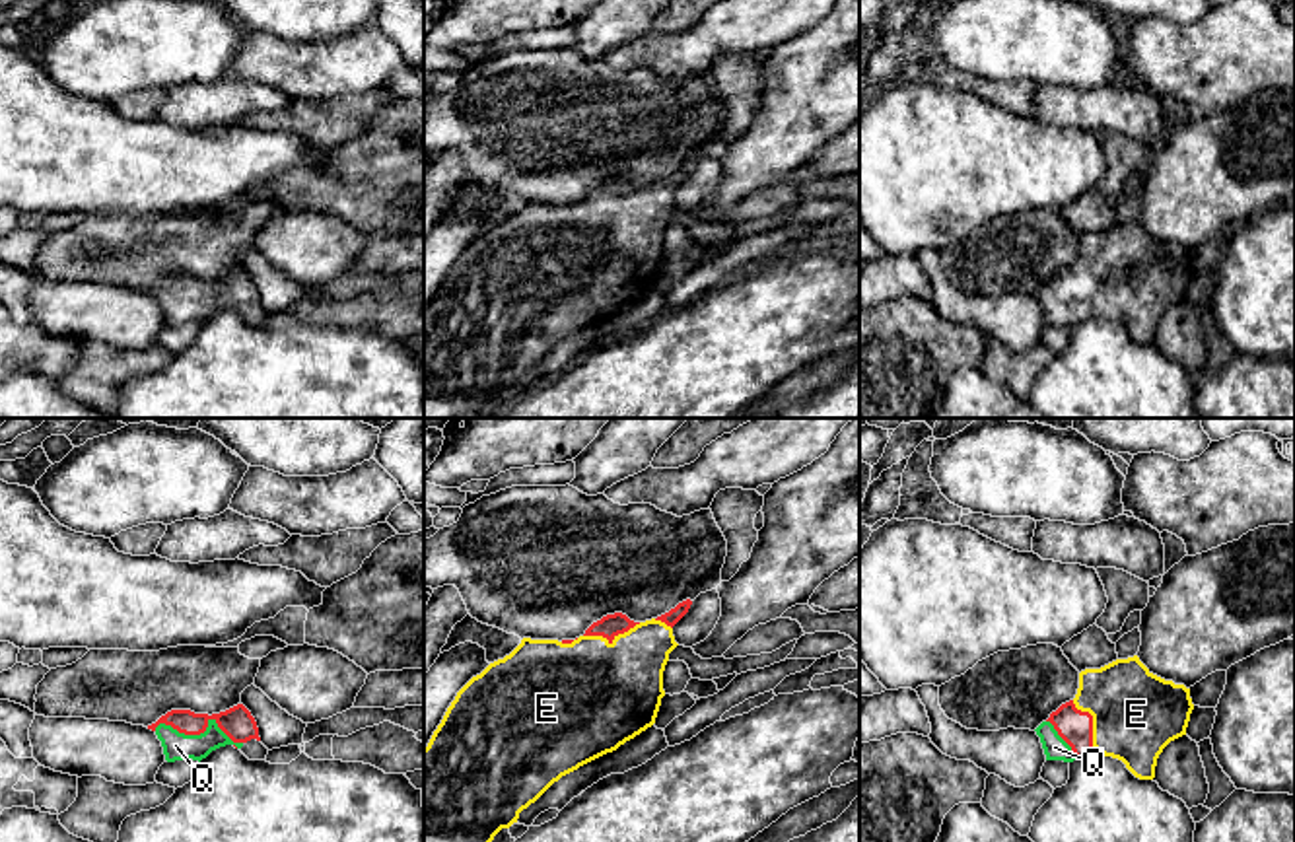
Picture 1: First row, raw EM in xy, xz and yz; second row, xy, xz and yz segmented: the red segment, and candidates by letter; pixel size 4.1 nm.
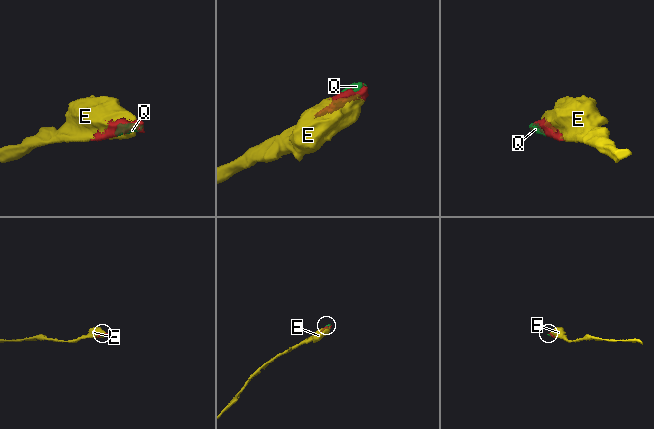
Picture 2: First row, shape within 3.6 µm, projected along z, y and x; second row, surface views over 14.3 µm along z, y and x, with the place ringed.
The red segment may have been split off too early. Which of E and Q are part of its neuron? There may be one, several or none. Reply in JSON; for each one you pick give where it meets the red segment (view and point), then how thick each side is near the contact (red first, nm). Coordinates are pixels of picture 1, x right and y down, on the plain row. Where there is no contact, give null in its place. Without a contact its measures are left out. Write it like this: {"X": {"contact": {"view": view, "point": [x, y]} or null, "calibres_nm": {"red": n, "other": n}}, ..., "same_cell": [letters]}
{"E": {"contact": {"view": "xz", "point": [611, 205]}, "calibres_nm": {"red": 90, "other": 480}}, "Q": {"contact": {"view": "xy", "point": [201, 296]}, "calibres_nm": {"red": 140, "other": 110}}, "same_cell": ["E", "Q"]}

